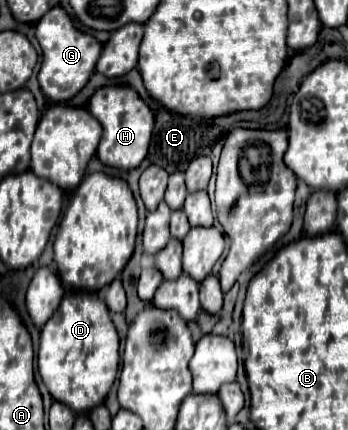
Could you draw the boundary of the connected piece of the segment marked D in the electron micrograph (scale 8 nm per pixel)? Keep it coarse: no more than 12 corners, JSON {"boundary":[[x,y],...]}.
{"boundary":[[96,292],[66,294],[38,370],[54,400],[104,402],[120,338]]}

